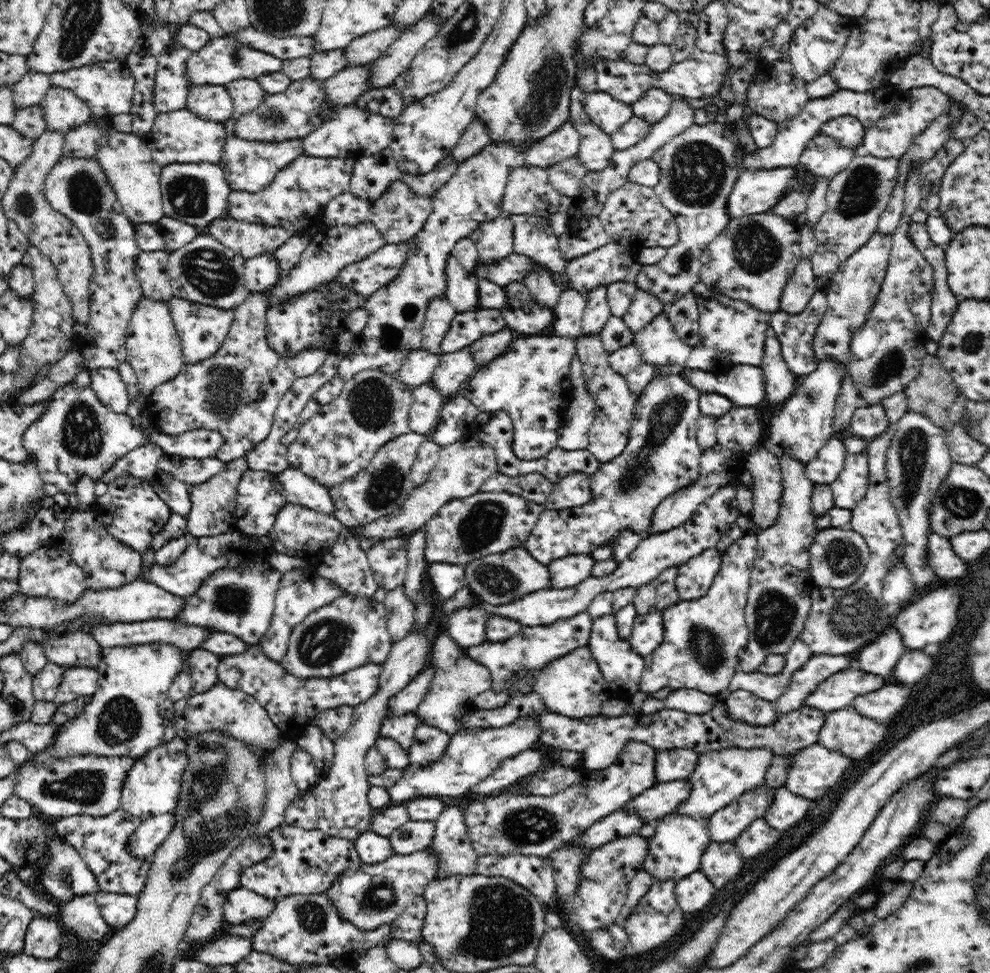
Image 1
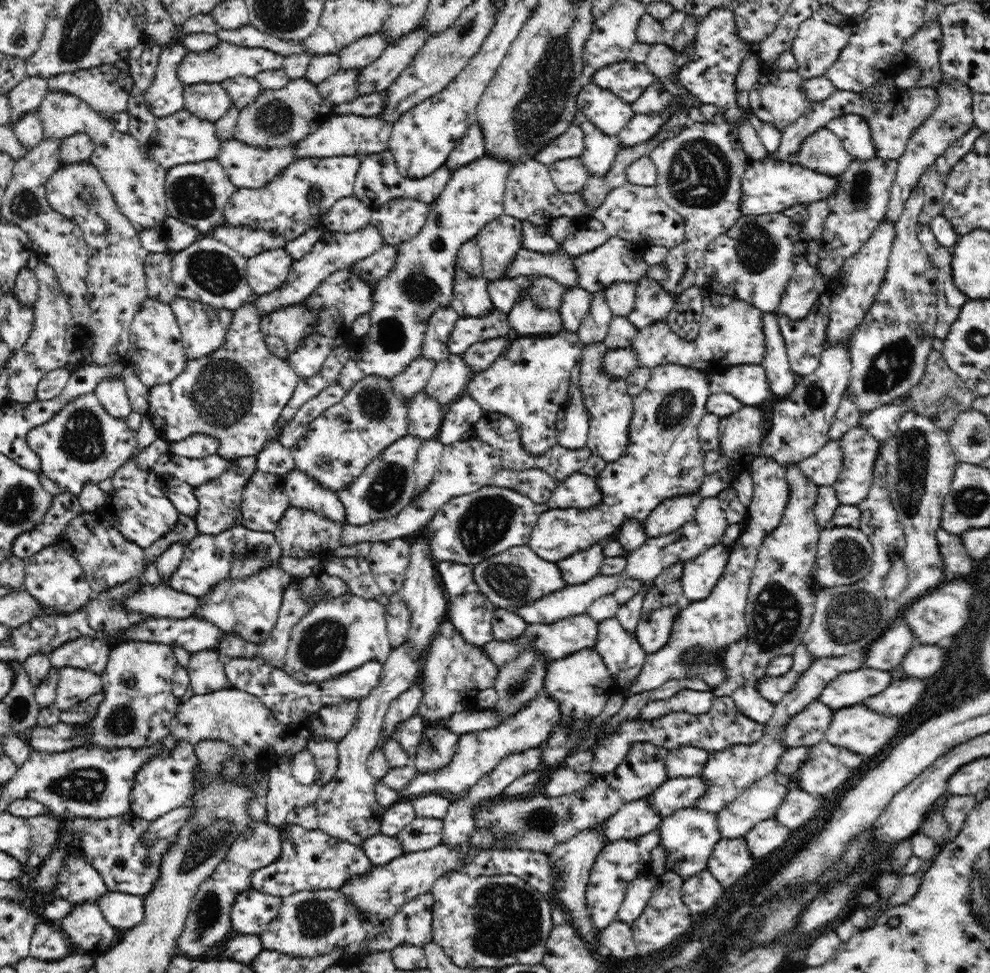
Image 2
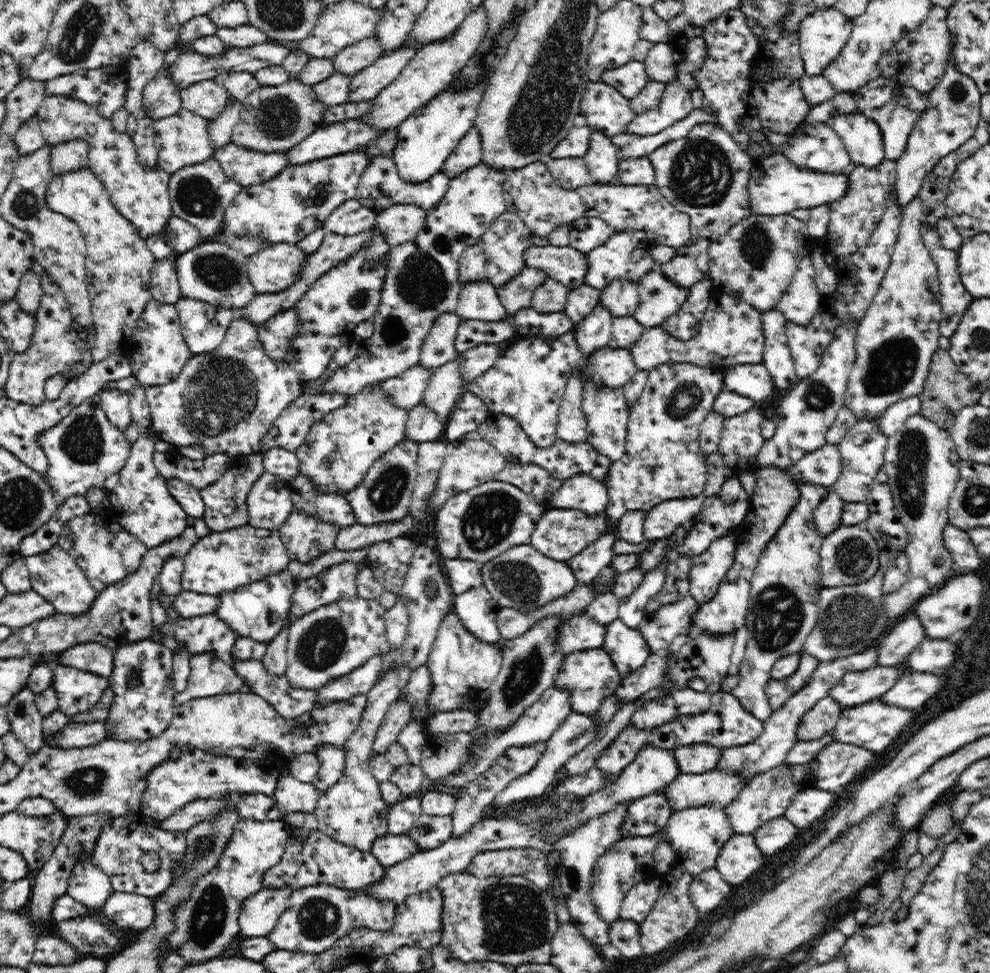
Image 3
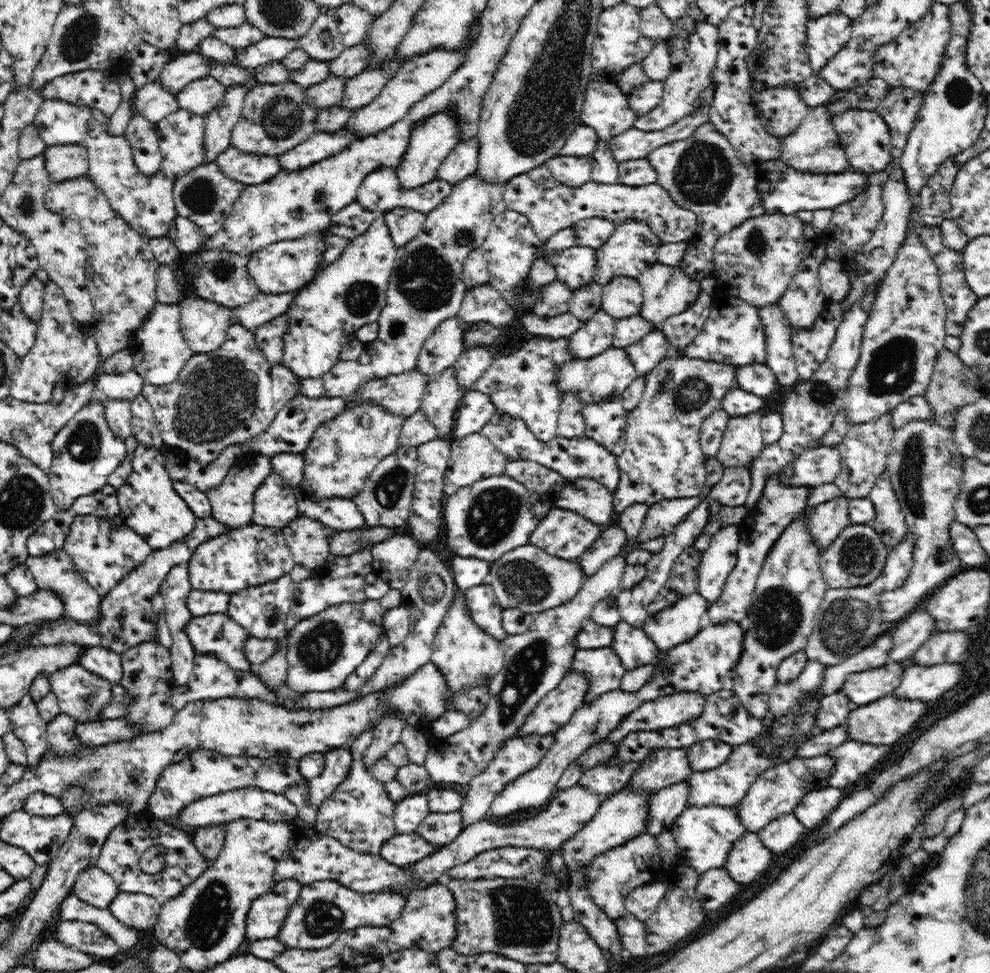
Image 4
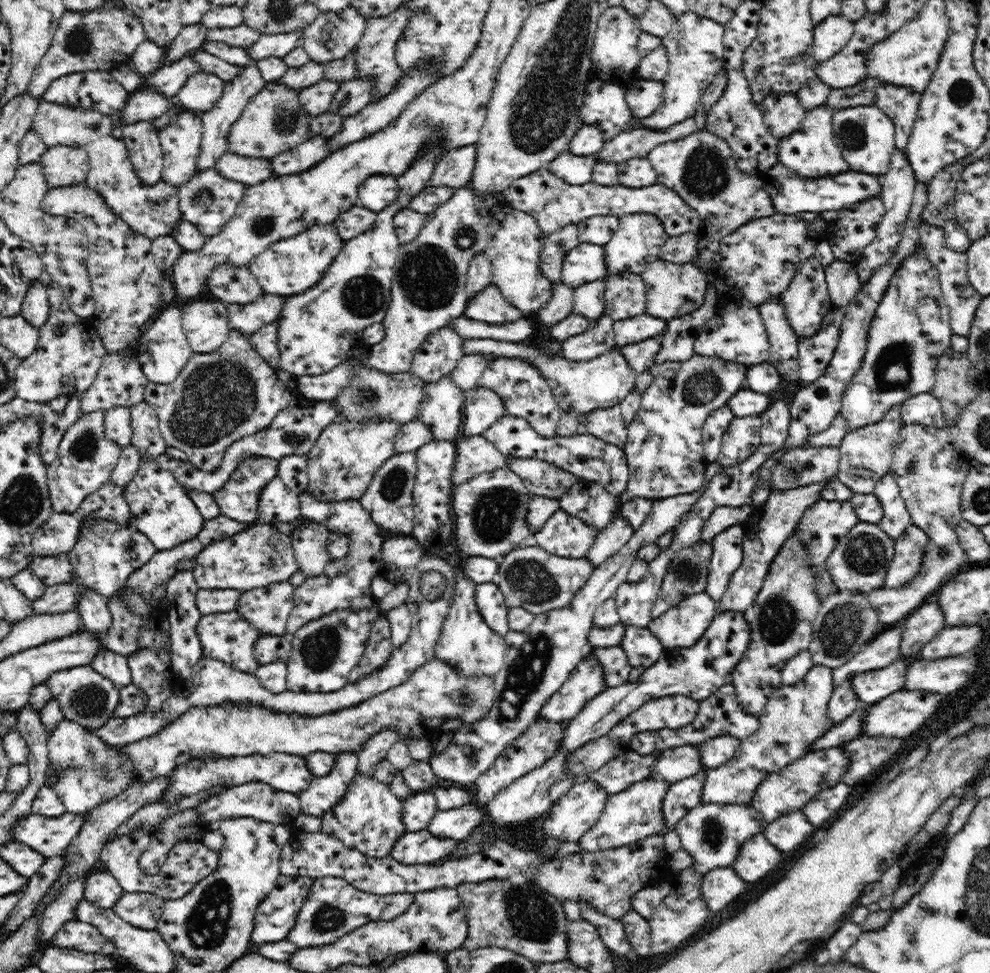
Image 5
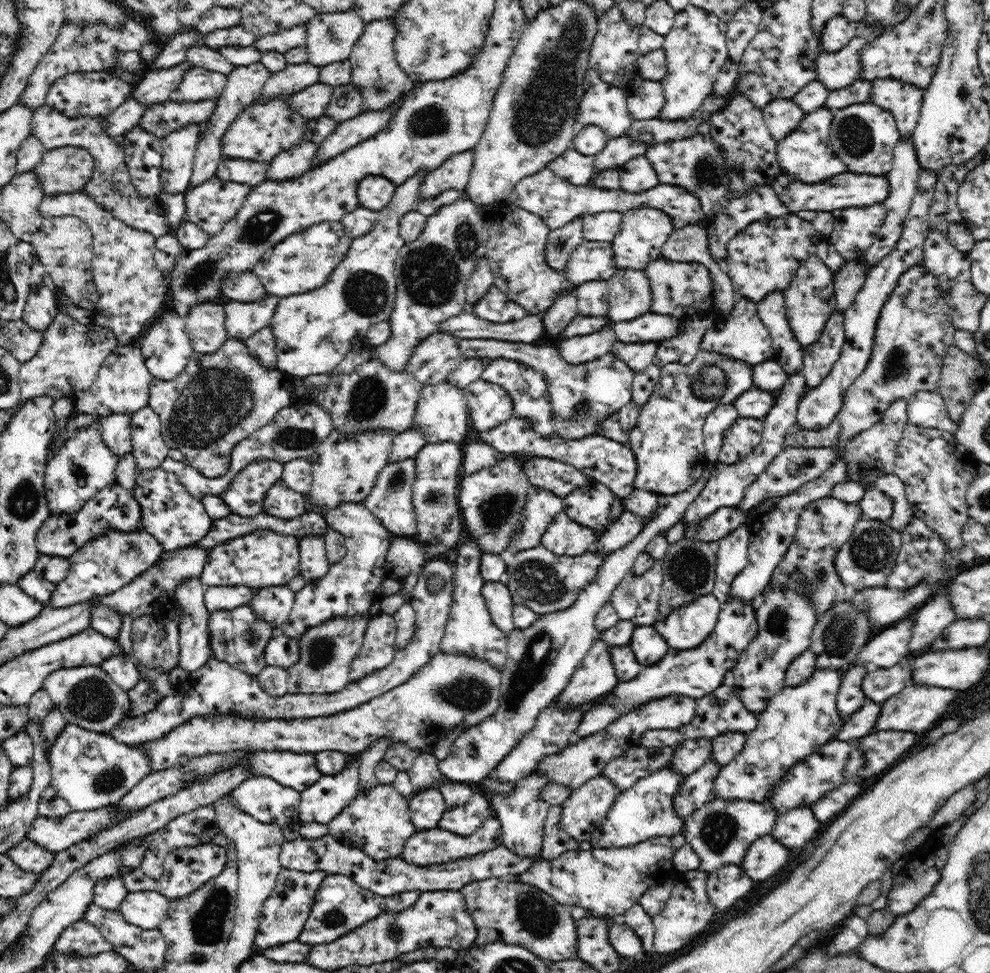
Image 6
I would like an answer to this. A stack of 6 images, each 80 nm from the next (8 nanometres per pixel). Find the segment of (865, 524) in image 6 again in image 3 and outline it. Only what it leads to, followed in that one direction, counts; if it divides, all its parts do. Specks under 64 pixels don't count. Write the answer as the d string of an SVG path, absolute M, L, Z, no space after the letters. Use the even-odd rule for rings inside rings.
M842 526L822 538L819 571L826 588L852 587L874 576L878 568L878 545L862 526Z

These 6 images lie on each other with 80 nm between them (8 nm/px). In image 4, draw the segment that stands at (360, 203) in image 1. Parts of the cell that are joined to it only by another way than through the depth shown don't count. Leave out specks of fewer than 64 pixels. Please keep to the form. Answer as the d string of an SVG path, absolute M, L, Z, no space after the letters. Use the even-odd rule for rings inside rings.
M358 202L346 204L342 210L331 216L328 224L328 232L344 238L353 239L364 234L372 226L379 214L364 208Z

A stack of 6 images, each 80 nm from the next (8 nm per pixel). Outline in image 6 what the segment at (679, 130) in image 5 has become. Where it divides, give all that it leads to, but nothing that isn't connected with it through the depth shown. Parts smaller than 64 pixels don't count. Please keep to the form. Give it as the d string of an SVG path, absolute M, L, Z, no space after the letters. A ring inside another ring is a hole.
M628 134L608 139L606 146L594 155L595 174L606 170L606 168L622 166L632 157L644 156L651 146L652 144L649 144L649 142L630 138Z

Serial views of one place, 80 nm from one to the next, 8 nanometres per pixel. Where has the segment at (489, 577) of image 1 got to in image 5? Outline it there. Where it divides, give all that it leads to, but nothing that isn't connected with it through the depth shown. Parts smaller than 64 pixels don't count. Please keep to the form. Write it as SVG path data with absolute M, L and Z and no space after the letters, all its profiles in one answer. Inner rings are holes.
M530 542L526 546L516 547L498 560L496 577L492 582L498 585L498 591L504 595L508 608L520 607L537 615L568 606L574 595L586 584L593 569L586 557L556 556Z

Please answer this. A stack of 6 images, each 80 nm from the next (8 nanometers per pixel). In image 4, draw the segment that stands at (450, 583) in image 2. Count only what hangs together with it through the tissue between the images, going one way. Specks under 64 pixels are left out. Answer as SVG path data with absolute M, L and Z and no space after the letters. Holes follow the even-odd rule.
M454 555L451 559L452 577L456 590L466 591L482 585L488 577L490 562L475 558L462 558Z

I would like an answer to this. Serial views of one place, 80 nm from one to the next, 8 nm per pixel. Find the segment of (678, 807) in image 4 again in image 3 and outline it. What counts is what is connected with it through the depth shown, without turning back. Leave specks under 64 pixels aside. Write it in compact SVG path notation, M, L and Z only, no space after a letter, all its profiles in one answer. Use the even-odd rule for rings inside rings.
M656 791L630 801L624 822L620 822L618 826L622 838L652 836L656 832L664 831L664 826L673 813L668 799L664 796L664 791Z

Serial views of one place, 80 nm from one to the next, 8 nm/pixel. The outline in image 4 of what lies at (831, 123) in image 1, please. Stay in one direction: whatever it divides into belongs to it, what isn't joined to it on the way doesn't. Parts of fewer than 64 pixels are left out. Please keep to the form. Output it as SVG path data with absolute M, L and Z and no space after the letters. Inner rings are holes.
M848 109L846 112L832 115L830 118L834 130L839 136L852 169L856 172L880 172L884 170L894 158L890 155L890 131L884 119L876 111Z

